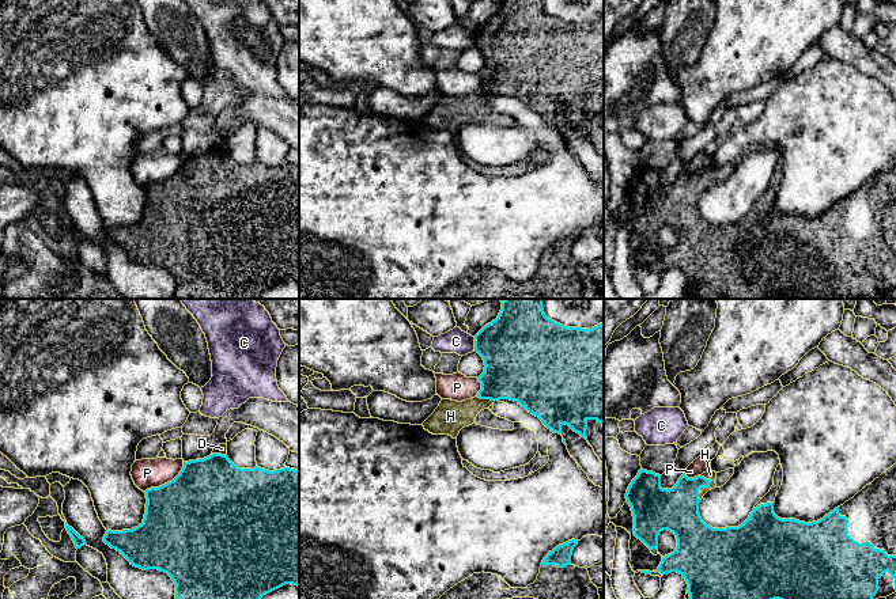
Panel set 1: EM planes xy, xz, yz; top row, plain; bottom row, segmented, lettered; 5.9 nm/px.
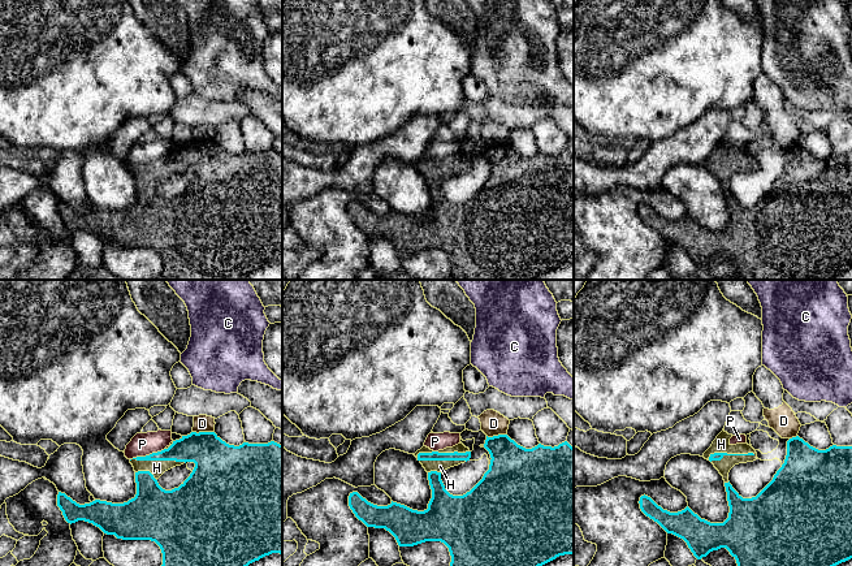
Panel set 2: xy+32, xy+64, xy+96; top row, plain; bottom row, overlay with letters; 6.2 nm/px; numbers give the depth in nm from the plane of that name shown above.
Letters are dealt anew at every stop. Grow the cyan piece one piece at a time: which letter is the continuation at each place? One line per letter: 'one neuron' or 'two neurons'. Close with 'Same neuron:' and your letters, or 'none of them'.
C: two neurons
D: two neurons
H: one neuron
P: two neurons
Same neuron: H

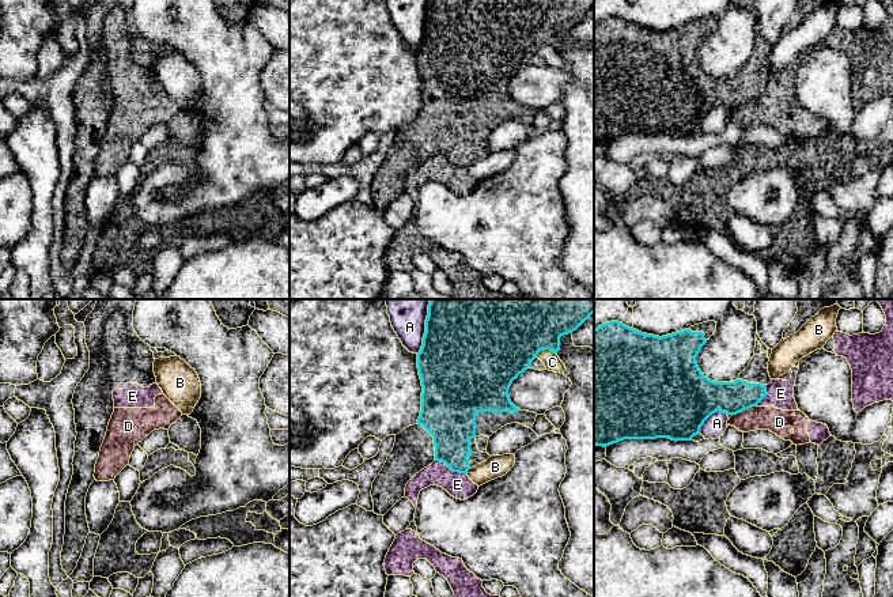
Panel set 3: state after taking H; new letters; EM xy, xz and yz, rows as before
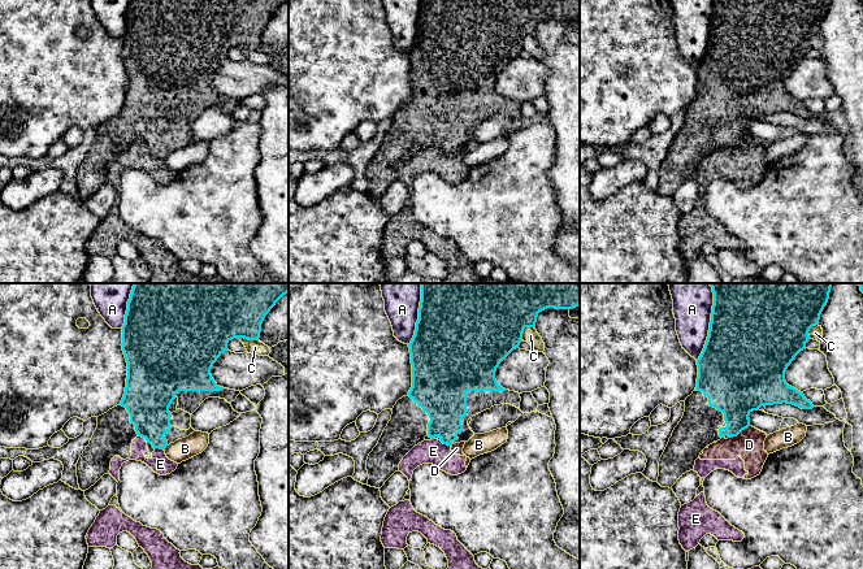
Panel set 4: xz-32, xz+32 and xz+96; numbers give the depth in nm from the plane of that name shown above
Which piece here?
A: two neurons
B: two neurons
C: two neurons
D: two neurons
E: two neurons
Same neuron: none of them

